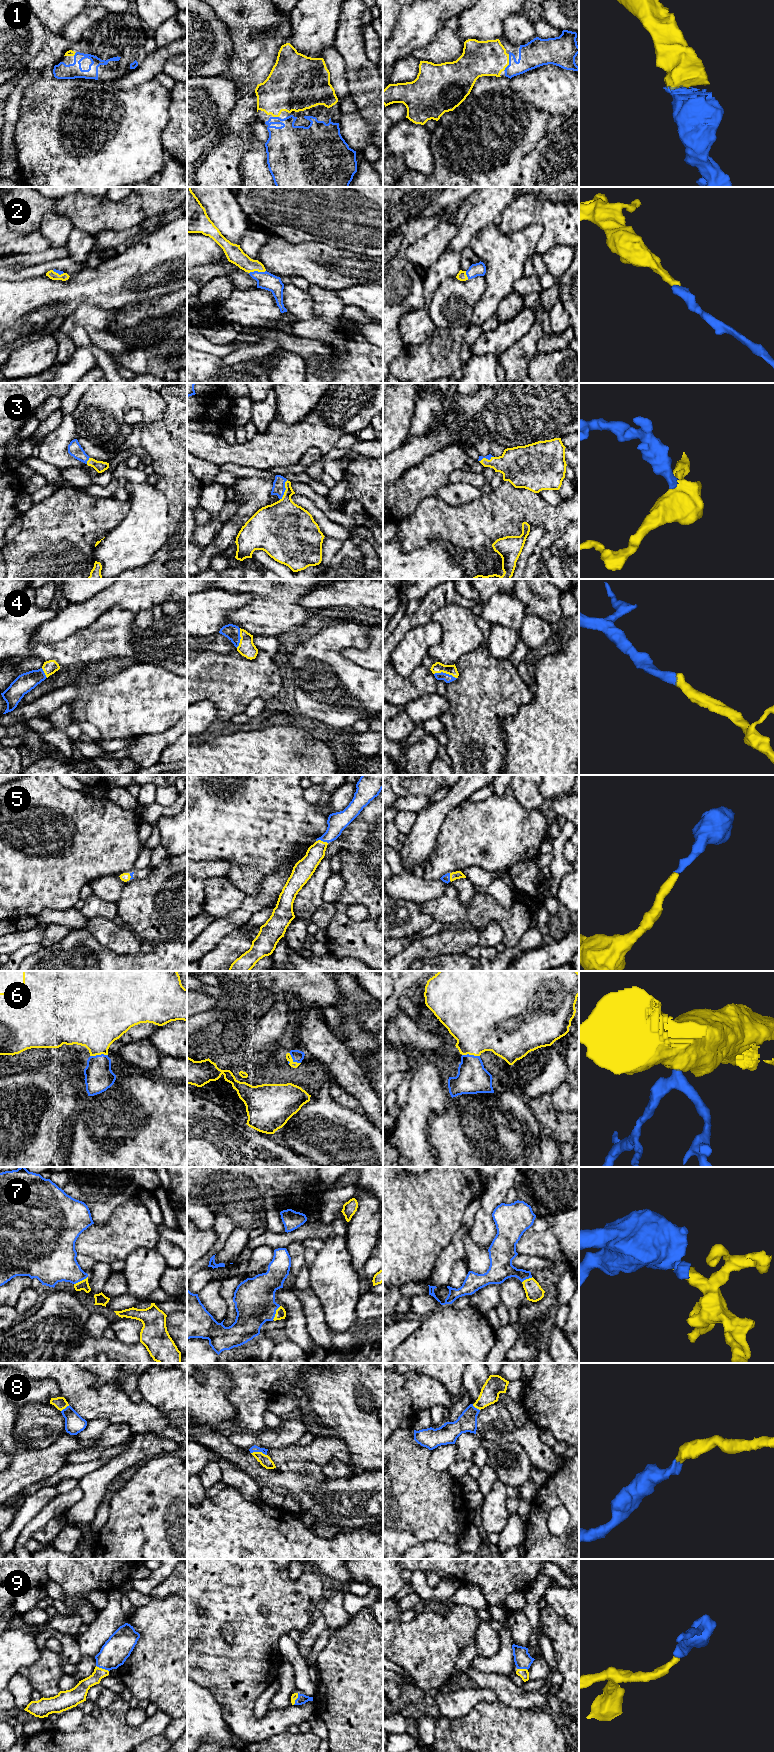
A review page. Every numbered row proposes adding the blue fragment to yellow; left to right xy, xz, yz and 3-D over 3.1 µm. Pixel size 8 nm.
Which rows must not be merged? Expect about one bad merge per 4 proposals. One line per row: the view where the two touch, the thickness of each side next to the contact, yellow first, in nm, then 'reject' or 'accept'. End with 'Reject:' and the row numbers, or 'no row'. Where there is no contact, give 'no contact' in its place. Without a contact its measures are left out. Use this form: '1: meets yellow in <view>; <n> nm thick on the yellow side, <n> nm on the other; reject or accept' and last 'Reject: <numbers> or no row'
1: meets yellow in yz; 280 nm thick on the yellow side, 220 nm on the other; accept
2: meets yellow in xz; 140 nm thick on the yellow side, 140 nm on the other; accept
3: meets yellow in xz; 340 nm thick on the yellow side, 100 nm on the other; accept
4: meets yellow in yz; 90 nm thick on the yellow side, 70 nm on the other; accept
5: meets yellow in xz; 150 nm thick on the yellow side, 160 nm on the other; accept
6: meets yellow in xy; 400 nm thick on the yellow side, 220 nm on the other; accept
7: meets yellow in xy; 80 nm thick on the yellow side, 320 nm on the other; accept
8: meets yellow in xz; 90 nm thick on the yellow side, 50 nm on the other; accept
9: meets yellow in xy; 120 nm thick on the yellow side, 220 nm on the other; accept
Reject: no row

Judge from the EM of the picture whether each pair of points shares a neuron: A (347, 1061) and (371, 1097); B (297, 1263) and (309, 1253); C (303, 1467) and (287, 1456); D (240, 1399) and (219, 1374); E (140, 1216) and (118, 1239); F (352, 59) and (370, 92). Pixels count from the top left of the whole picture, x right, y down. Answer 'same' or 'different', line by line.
A: same
B: different
C: different
D: different
E: same
F: same

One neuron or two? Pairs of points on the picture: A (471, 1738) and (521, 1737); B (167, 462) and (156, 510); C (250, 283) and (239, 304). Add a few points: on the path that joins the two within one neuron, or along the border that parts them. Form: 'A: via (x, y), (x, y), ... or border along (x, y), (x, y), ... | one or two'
A: via (483, 1737), (509, 1737) | one
B: border along (153, 485), (165, 496), (168, 514) | two
C: border along (256, 287), (250, 290), (235, 289) | two

